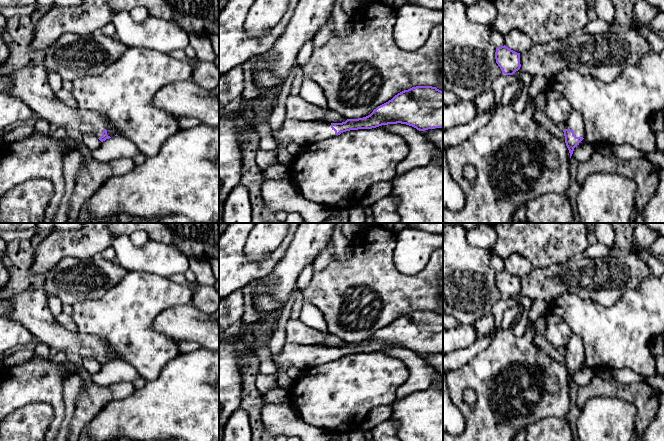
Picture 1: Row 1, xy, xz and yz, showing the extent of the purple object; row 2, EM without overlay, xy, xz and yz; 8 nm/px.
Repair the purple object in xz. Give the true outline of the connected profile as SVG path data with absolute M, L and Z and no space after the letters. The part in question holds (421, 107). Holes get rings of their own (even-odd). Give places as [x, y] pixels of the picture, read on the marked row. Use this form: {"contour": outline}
{"contour": "M432 86L412 87L398 93L388 102L378 106L370 115L358 119L347 119L342 123L285 119L279 131L273 135L273 138L281 146L289 143L305 145L325 140L350 130L372 129L397 123L412 126L419 131L443 128L443 91Z"}

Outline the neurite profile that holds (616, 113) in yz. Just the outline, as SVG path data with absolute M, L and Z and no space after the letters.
M664 49L660 53L650 50L636 65L629 66L612 82L605 83L589 74L565 69L549 81L550 91L561 93L573 110L578 111L584 121L584 139L593 144L624 145L650 153L657 151L655 133L650 125L651 115L664 108Z

